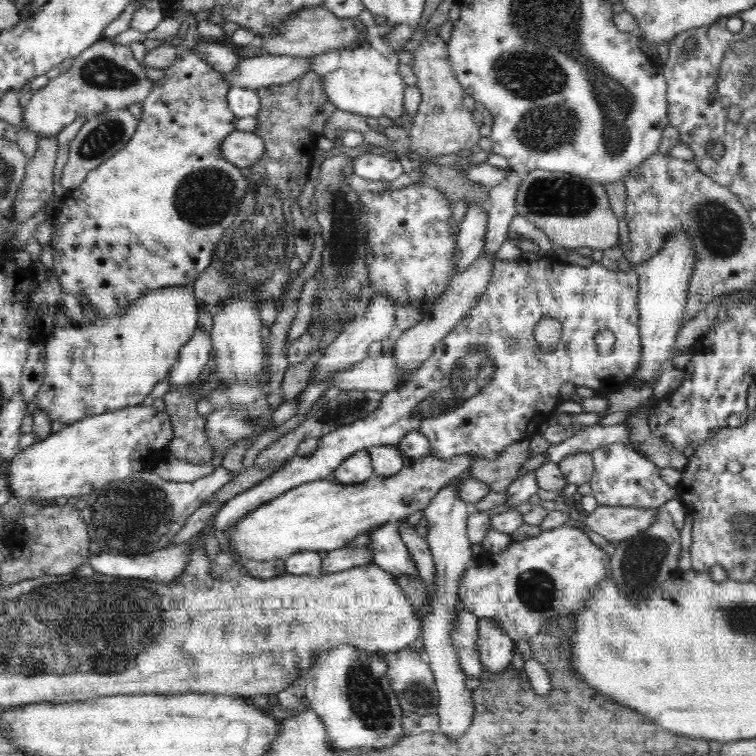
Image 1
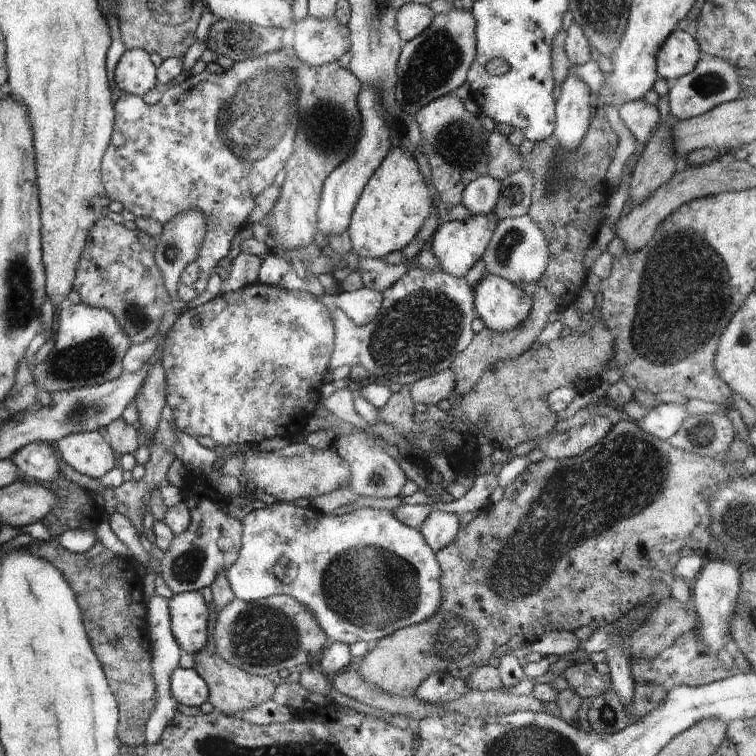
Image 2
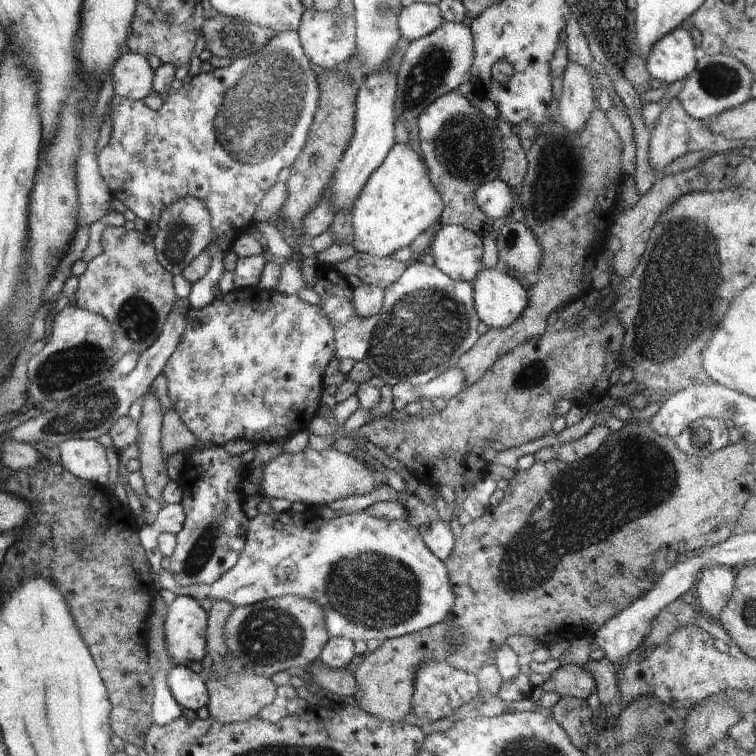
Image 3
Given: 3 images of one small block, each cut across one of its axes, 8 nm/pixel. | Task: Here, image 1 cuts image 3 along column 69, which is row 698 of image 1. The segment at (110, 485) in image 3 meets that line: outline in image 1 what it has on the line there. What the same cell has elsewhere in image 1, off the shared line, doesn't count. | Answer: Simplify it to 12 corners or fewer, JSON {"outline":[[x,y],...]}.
{"outline":[[450,483],[425,509],[436,577],[422,620],[452,741],[475,711],[454,639],[459,584],[472,560],[468,505]]}

